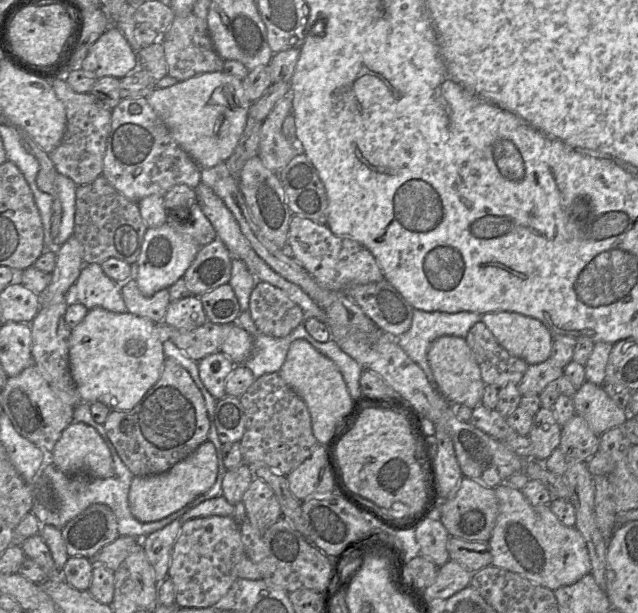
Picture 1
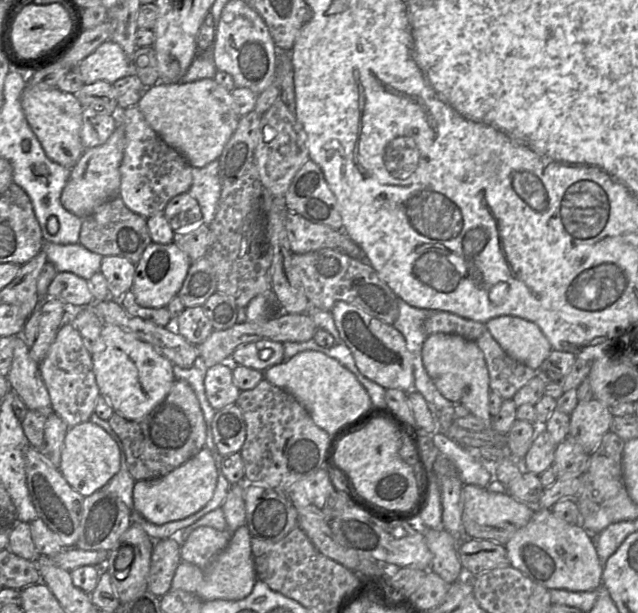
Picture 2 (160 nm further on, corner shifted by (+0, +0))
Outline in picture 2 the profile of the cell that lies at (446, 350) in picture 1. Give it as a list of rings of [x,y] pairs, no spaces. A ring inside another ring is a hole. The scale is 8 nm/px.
[[[436,333],[427,336],[422,347],[423,365],[439,392],[448,400],[463,405],[481,419],[487,431],[492,429],[489,413],[489,373],[484,355],[477,343],[457,334]]]

